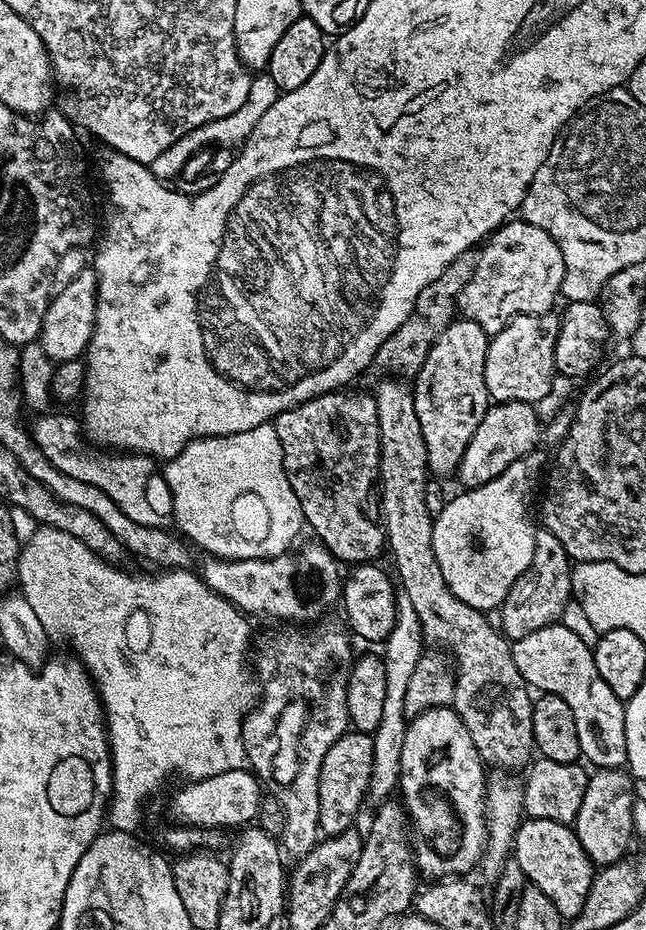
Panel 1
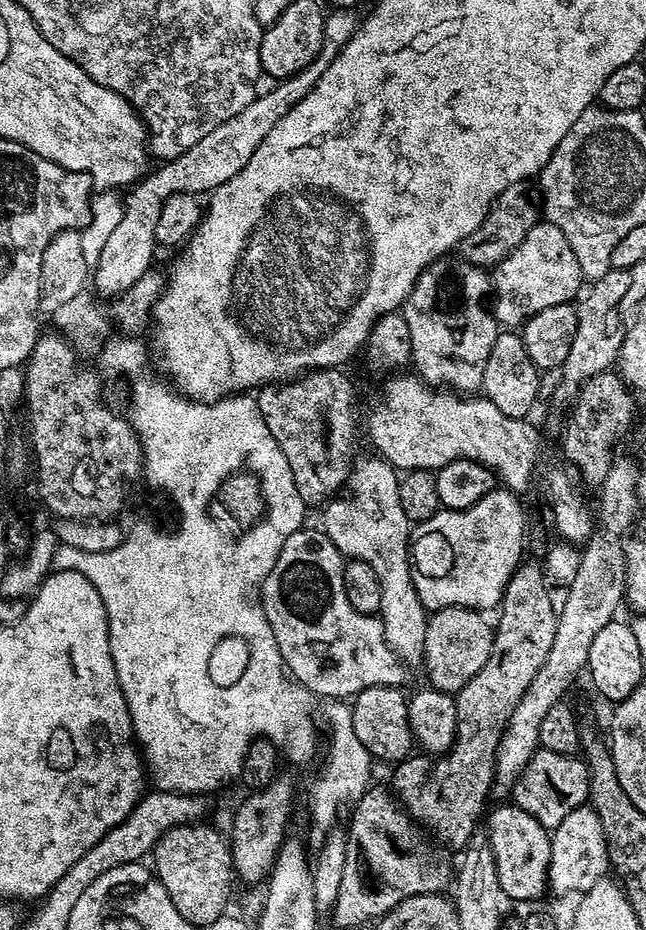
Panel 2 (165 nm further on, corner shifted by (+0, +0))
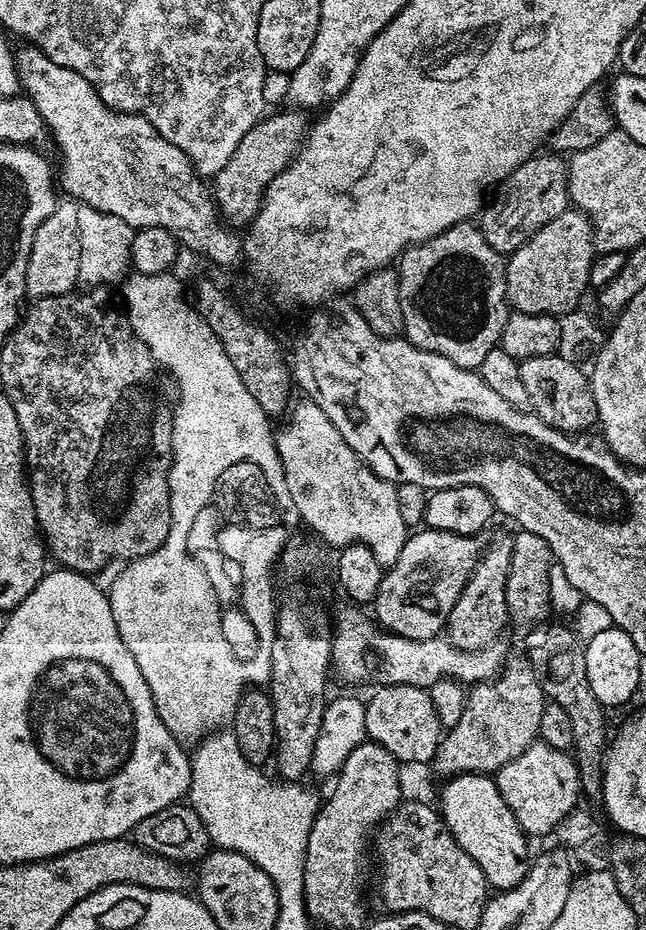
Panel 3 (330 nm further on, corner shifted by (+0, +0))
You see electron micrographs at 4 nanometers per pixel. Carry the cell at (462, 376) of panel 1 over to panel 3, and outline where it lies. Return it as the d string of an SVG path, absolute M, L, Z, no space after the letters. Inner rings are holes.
M465 222L450 226L442 234L421 242L420 254L414 254L412 247L407 248L399 257L398 275L400 278L400 301L402 302L402 318L404 319L404 336L415 348L438 354L442 358L450 358L463 368L478 370L482 366L482 358L490 354L500 343L500 336L506 326L510 313L508 295L504 286L505 257L495 252L486 242L475 223ZM450 258L452 264L458 258L466 258L478 264L478 270L460 270L456 274L442 276L442 260Z

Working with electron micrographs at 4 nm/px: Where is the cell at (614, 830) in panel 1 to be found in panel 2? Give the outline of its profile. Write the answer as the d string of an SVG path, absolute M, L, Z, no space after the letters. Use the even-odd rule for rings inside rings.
M591 806L570 810L558 827L551 829L550 866L548 867L548 888L564 896L567 892L588 892L604 875L609 875L608 847L598 822L598 814Z

